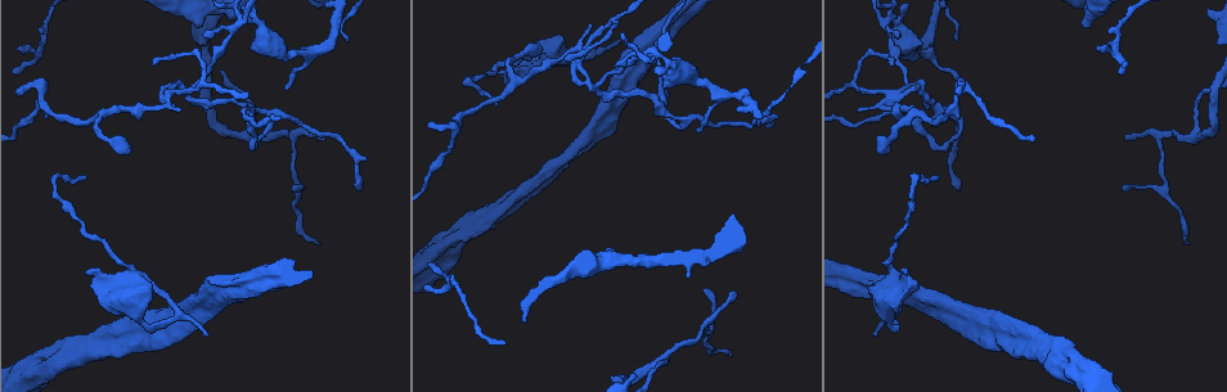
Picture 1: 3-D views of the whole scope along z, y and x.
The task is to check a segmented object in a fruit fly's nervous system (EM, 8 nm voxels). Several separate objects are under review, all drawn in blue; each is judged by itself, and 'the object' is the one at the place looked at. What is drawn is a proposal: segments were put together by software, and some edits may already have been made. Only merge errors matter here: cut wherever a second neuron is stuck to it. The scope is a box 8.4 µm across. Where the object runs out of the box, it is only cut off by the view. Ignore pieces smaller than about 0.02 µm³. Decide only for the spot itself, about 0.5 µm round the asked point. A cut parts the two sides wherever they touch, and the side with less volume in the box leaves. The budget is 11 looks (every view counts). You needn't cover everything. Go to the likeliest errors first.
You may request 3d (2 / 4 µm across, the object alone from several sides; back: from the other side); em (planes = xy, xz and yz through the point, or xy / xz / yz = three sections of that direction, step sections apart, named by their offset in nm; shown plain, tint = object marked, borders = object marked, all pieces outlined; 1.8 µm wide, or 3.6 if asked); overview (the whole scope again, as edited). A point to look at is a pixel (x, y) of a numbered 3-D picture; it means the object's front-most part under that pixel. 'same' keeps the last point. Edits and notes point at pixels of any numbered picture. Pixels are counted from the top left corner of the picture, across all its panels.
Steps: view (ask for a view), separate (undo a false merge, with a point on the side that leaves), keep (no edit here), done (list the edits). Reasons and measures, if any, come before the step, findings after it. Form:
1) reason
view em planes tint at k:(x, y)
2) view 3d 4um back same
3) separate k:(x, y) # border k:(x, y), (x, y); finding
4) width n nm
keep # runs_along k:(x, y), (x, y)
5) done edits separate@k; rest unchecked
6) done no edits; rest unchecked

three-way junction
view em xy step 4 tint at 1:(880, 108)

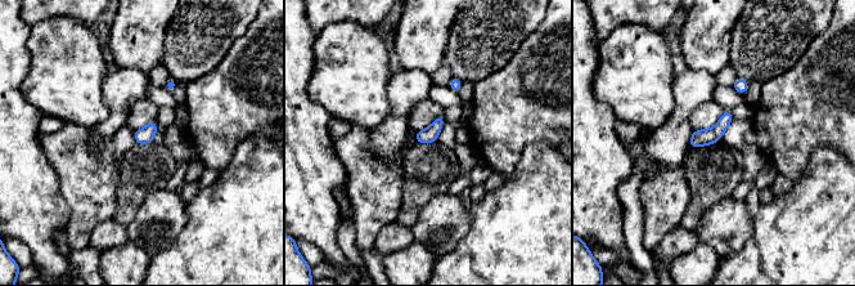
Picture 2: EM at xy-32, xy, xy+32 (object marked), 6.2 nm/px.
view em planes tint same

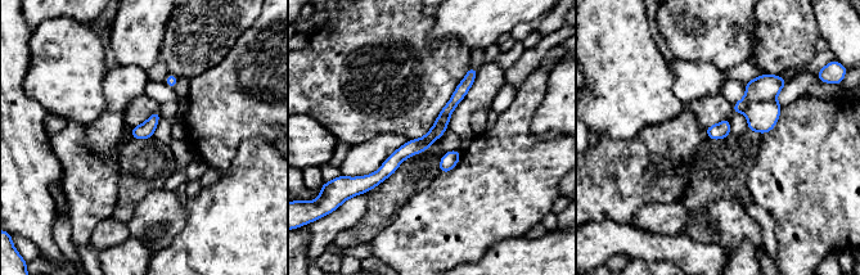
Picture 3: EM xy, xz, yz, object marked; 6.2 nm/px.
keep # runs_along 3:(472, 72), (440, 126), (372, 184); continuous, no second neuron

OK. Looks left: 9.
view 3d 4um at 1:(888, 20)

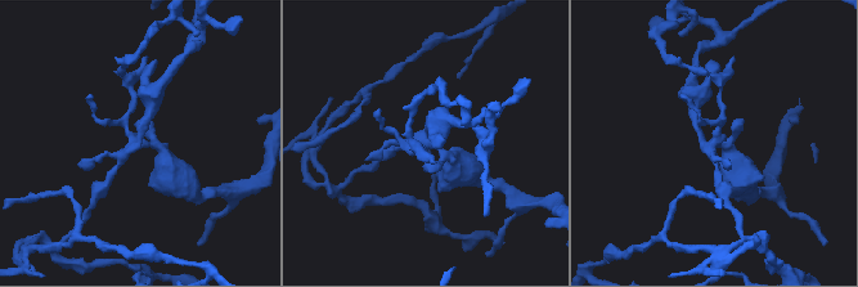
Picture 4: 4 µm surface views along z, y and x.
view em planes tint at 4:(428, 141)

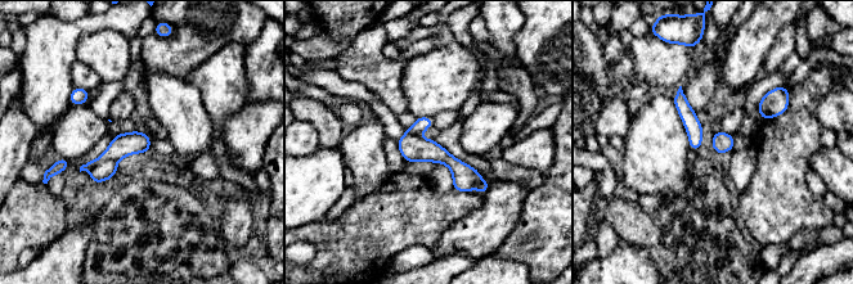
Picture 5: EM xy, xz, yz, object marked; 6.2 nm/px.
separate 5:(122, 145) # two neurons meet here

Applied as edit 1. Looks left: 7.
view overview

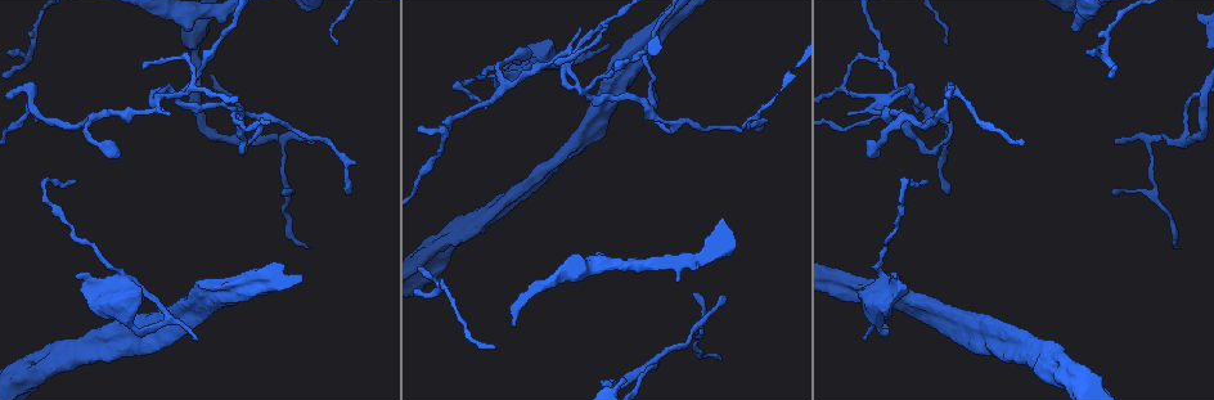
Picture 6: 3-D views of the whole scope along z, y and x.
sharp bend
view 3d 4um at 6:(282, 143)

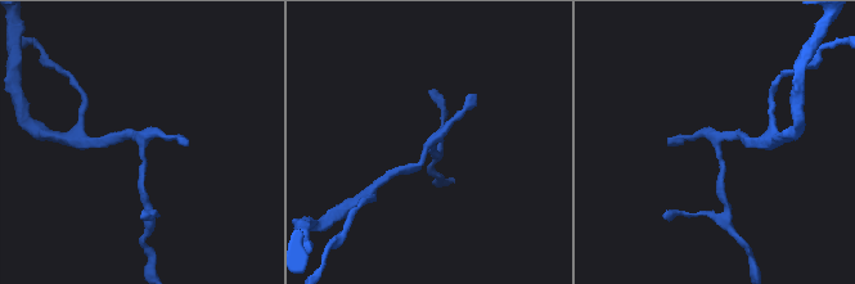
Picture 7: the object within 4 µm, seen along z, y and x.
view em 3.6um xz step 8 tint at 7:(716, 147)

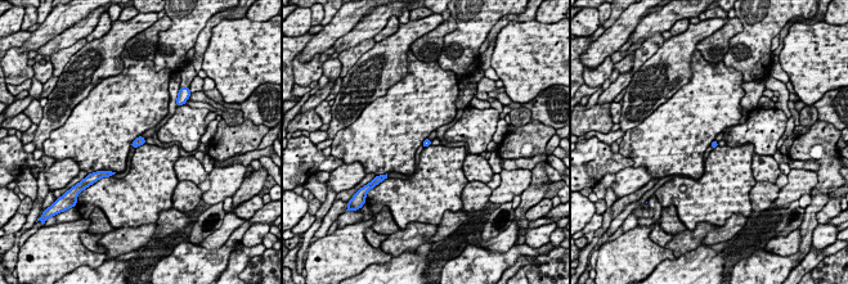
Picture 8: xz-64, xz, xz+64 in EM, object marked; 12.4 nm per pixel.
another direction
view em 3.6um planes tint same

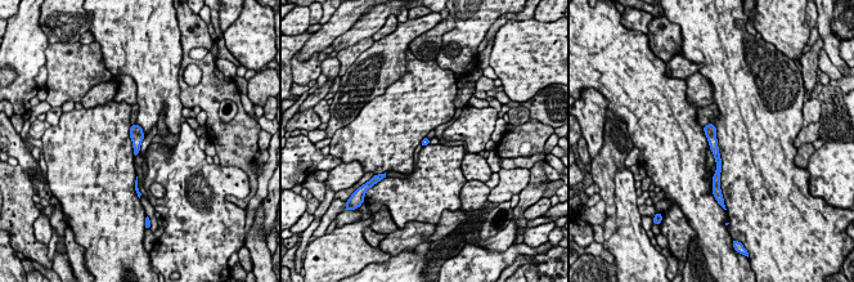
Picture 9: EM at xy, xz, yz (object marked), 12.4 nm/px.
keep # all the same neuron

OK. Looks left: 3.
calibre changes
view em xy step 8 tint at 6:(237, 117)

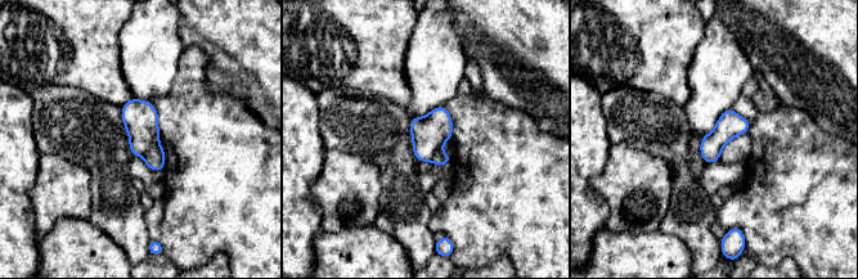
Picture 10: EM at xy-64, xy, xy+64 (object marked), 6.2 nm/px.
view em yz step 4 borders same

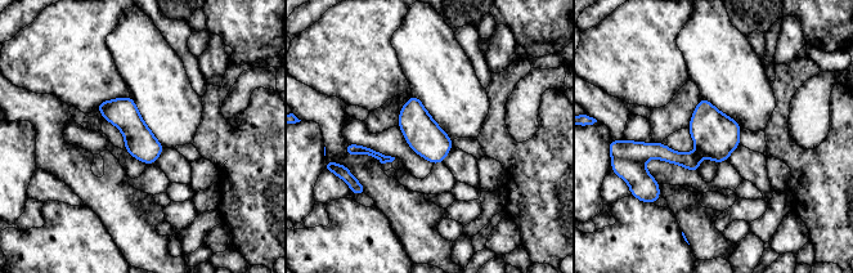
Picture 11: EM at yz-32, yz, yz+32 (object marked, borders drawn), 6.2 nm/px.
keep # continuous, no second neuron

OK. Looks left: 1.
done edits separate@5; rest unchecked

